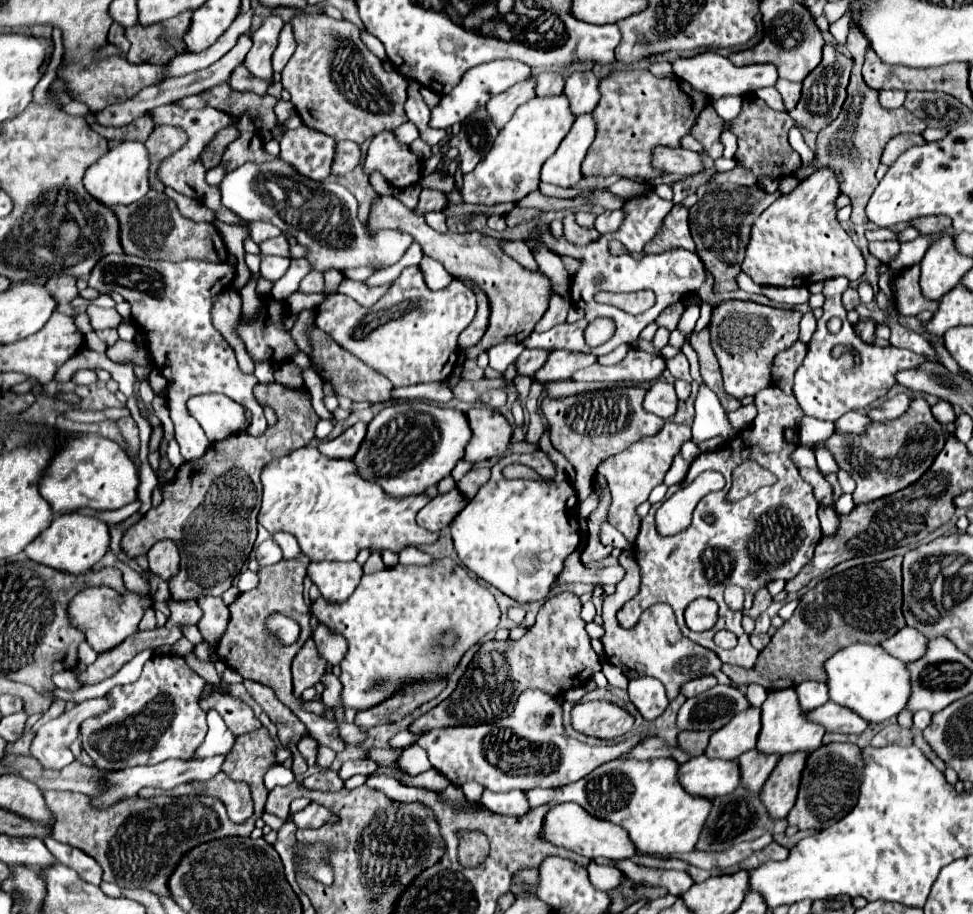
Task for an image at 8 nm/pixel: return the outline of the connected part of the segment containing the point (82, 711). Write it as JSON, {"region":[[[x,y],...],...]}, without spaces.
{"region":[[[98,698],[98,700],[88,700],[72,710],[66,710],[58,718],[50,720],[44,724],[36,738],[30,744],[30,756],[34,756],[44,768],[54,768],[60,770],[74,762],[74,754],[70,752],[72,740],[78,736],[78,728],[82,720],[106,712],[106,706],[110,706],[110,700]]]}

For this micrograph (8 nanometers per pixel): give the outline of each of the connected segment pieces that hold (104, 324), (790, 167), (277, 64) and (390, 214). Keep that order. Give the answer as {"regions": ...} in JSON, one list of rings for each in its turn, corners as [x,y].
{"regions":[[[[88,306],[86,312],[88,312],[90,324],[96,332],[106,330],[106,328],[118,328],[118,324],[122,322],[122,316],[114,308],[106,310],[106,308],[98,308],[98,306]]],[[[752,96],[744,98],[742,112],[736,120],[730,122],[730,130],[738,136],[738,152],[736,152],[736,162],[738,166],[730,172],[718,172],[714,176],[714,182],[718,184],[740,184],[740,186],[754,186],[760,188],[758,180],[760,176],[772,176],[772,178],[784,178],[792,174],[798,168],[800,156],[798,152],[792,150],[788,144],[788,130],[794,126],[794,120],[790,118],[788,112],[776,112],[768,108],[762,100],[754,100]]],[[[286,22],[282,32],[280,32],[278,46],[276,46],[274,54],[272,54],[272,68],[274,68],[274,72],[282,72],[282,68],[286,66],[286,62],[294,54],[294,50],[296,50],[296,40],[294,40],[294,32],[292,32],[292,24]]],[[[378,196],[370,204],[370,216],[366,226],[370,232],[378,232],[384,228],[396,228],[400,232],[408,232],[414,236],[414,240],[422,246],[424,254],[442,262],[448,274],[454,278],[468,276],[478,288],[482,288],[490,300],[490,324],[486,334],[482,336],[480,344],[474,348],[468,348],[464,354],[470,360],[476,360],[482,352],[488,352],[492,346],[502,344],[509,336],[528,334],[534,330],[536,322],[544,316],[548,310],[548,298],[552,294],[550,280],[542,272],[530,272],[524,270],[516,260],[506,256],[500,248],[500,240],[484,236],[480,232],[466,232],[466,234],[440,234],[432,230],[422,216],[414,214],[410,208],[406,208],[400,200],[392,196]]]]}

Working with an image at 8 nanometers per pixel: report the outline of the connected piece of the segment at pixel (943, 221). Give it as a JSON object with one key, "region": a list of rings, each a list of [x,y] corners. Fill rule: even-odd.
{"region":[[[924,216],[924,218],[912,220],[910,226],[914,226],[922,236],[940,234],[946,228],[950,228],[950,218],[946,218],[946,216]]]}

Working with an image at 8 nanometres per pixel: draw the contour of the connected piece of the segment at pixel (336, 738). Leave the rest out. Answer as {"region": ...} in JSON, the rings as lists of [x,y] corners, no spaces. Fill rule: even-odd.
{"region":[[[300,552],[296,558],[290,558],[290,560],[282,558],[280,562],[272,564],[272,566],[260,568],[258,588],[240,594],[236,598],[236,602],[230,604],[230,616],[232,618],[230,618],[228,630],[224,632],[224,636],[218,642],[218,656],[228,668],[240,672],[242,678],[248,678],[248,680],[260,682],[264,686],[270,686],[274,690],[274,694],[278,696],[278,700],[284,706],[288,706],[306,724],[306,730],[310,732],[310,736],[318,744],[328,746],[334,752],[342,752],[346,748],[346,744],[338,734],[336,722],[334,720],[324,720],[324,718],[304,710],[304,700],[292,692],[290,662],[312,634],[310,608],[304,604],[304,598],[302,598],[302,582],[306,578],[308,562],[310,562],[308,556]],[[270,612],[286,612],[288,616],[294,616],[294,620],[298,620],[298,624],[302,626],[302,636],[300,636],[298,644],[292,644],[290,648],[278,648],[278,644],[274,644],[274,640],[258,640],[258,636],[262,636],[262,620],[266,620],[266,616]]]}

